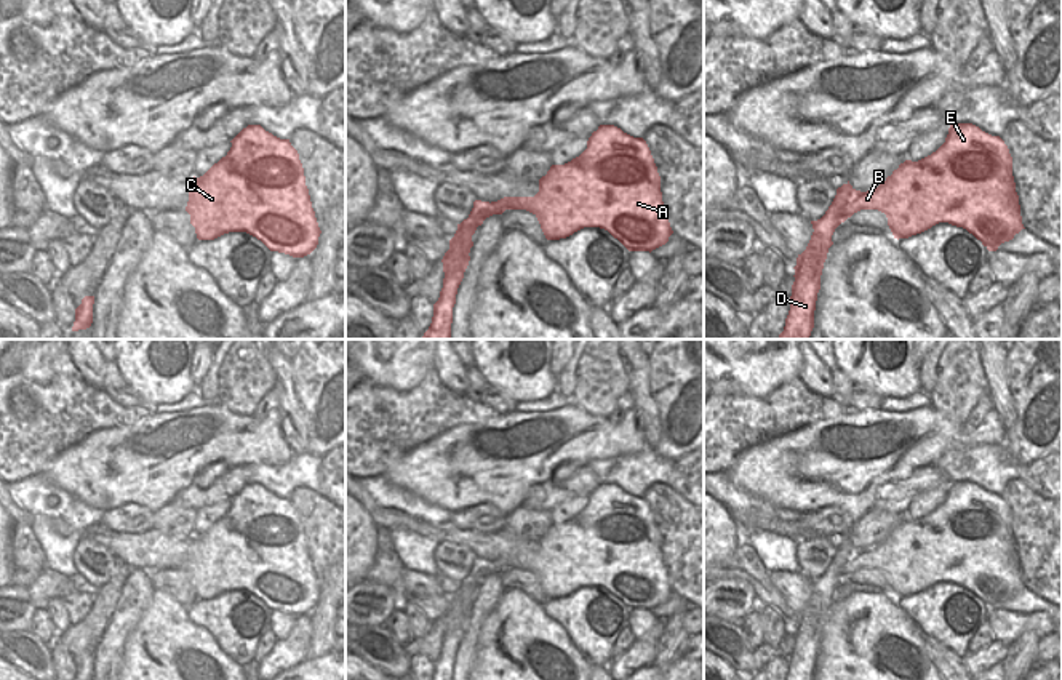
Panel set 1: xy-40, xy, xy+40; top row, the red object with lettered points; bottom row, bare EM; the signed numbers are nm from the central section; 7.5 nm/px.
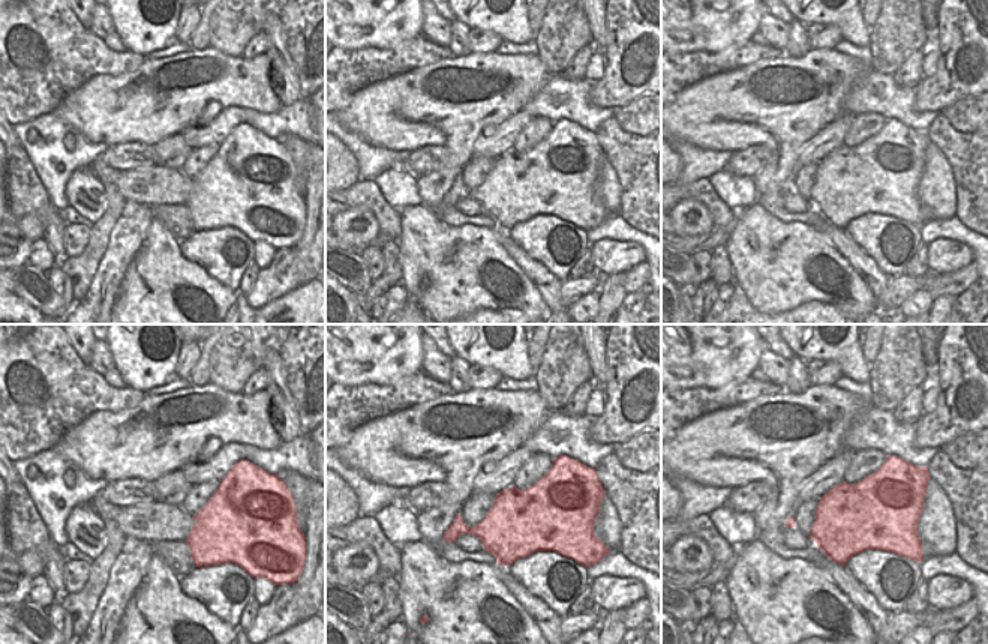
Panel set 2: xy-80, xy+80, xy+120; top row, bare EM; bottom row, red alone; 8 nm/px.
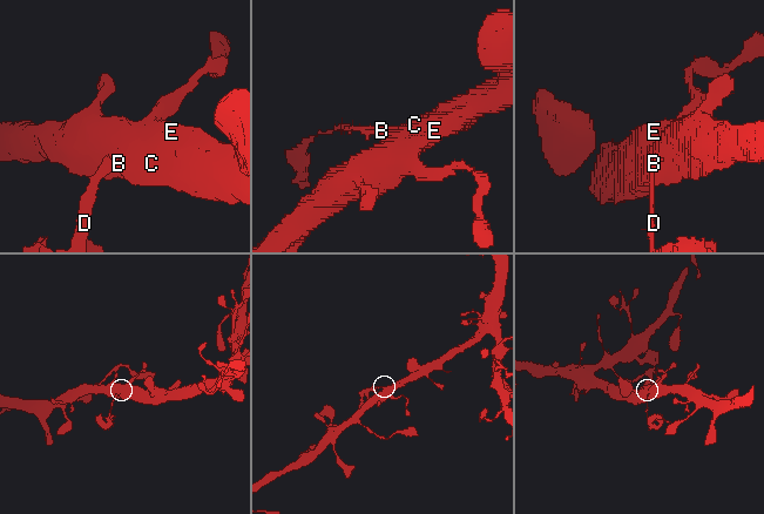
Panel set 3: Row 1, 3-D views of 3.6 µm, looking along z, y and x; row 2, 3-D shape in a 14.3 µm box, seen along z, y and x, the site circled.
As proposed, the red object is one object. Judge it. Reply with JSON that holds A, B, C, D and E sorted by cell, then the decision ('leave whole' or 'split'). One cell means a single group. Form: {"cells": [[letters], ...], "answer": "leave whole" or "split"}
{"cells": [["A", "B", "C", "E"], ["D"]], "answer": "split"}

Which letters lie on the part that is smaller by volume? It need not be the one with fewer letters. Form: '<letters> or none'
D

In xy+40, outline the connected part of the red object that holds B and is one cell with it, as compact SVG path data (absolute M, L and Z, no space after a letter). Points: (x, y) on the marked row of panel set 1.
M952 123L945 142L936 152L918 162L905 160L872 190L856 190L848 181L836 189L832 203L841 208L840 224L860 210L884 213L897 240L948 222L966 229L988 251L996 251L1025 229L1009 149L1000 136L992 136L972 123Z

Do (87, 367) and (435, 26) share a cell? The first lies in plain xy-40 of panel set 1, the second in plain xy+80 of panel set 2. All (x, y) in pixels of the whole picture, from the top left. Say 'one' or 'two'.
one

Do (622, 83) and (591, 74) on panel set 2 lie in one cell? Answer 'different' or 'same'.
different

